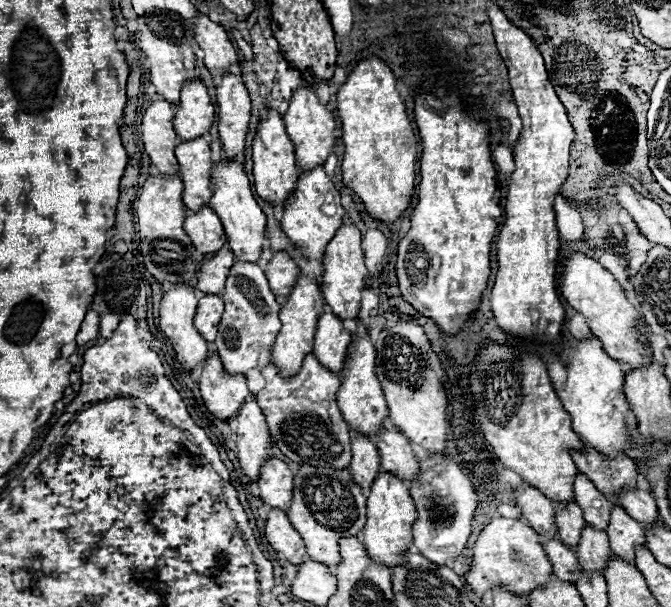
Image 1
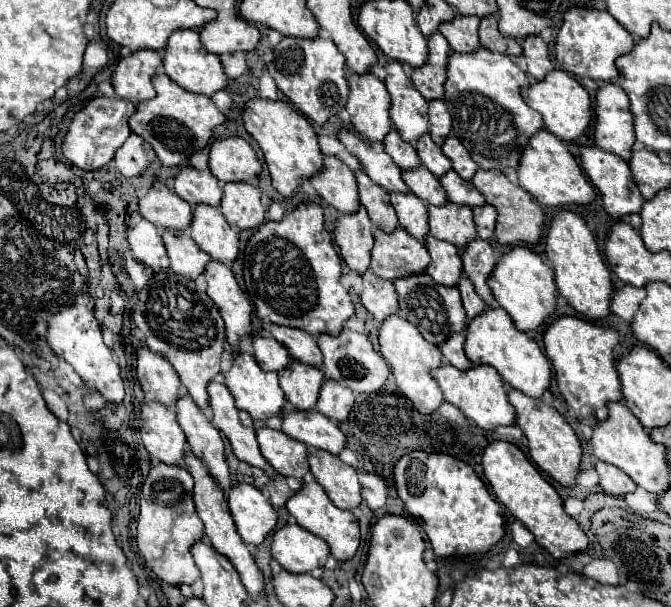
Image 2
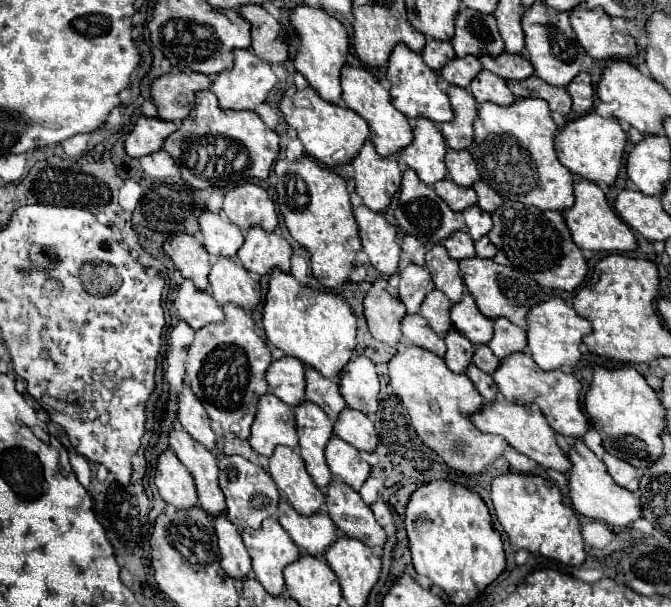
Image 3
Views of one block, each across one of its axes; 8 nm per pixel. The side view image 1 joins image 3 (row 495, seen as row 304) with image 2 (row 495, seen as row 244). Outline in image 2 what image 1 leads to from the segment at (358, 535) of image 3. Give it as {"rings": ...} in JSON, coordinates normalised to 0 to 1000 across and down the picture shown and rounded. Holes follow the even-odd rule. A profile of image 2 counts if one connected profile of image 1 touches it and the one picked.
{"rings":[[[465,741],[459,748],[459,761],[471,794],[483,804],[489,820],[504,837],[528,840],[537,834],[537,794],[525,768],[513,764],[504,751],[492,751],[492,745],[480,741]]]}

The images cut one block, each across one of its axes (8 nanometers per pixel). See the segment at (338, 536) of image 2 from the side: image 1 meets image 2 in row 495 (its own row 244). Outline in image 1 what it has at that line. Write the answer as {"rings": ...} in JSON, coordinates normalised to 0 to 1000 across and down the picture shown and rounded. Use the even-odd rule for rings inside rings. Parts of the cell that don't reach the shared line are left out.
{"rings":[[[471,273],[456,280],[444,290],[438,316],[423,333],[423,356],[420,356],[420,379],[429,386],[435,402],[450,415],[453,425],[480,428],[486,402],[498,392],[501,379],[510,372],[514,346],[507,336],[507,316],[492,300],[483,273]]]}

